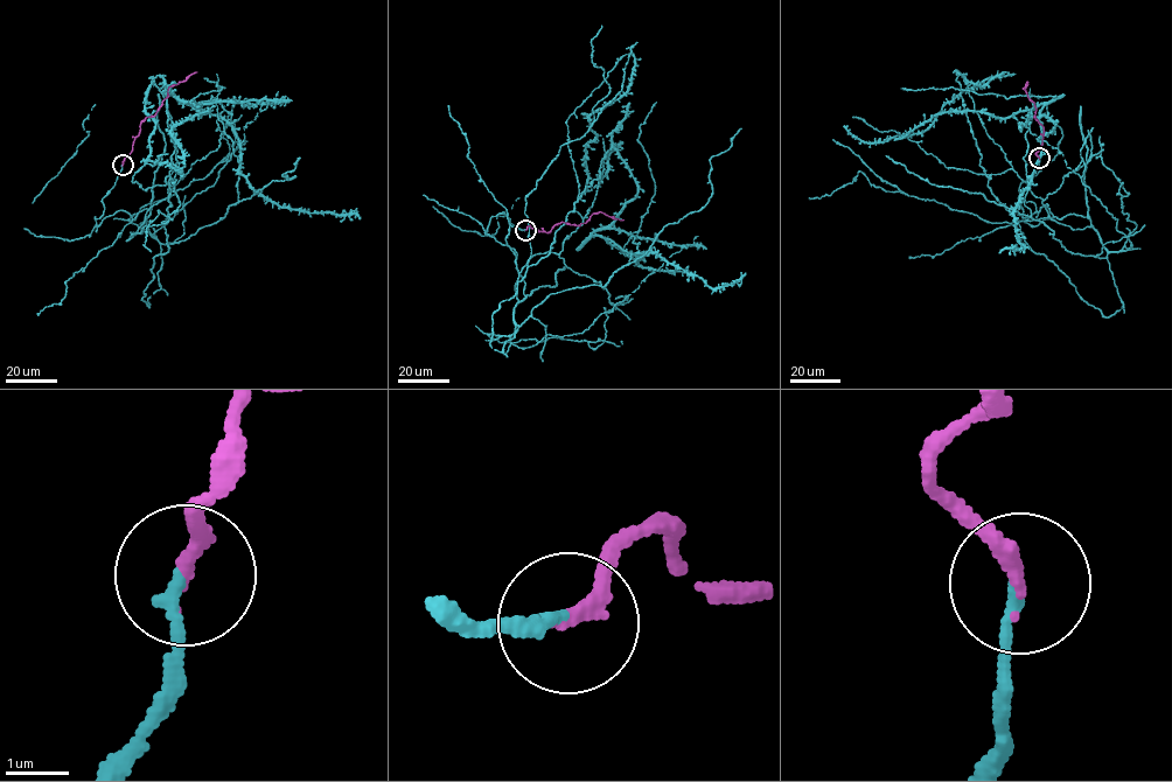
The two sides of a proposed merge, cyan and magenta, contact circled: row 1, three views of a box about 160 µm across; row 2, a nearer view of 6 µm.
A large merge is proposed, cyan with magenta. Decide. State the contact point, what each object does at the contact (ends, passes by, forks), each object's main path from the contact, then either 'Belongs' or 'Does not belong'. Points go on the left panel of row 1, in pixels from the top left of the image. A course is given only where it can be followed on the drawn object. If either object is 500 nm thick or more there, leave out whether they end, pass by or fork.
Place: (123, 165). At the ring cyan ends. At the ring magenta ends. Course of cyan: (123, 165), (97, 225), (150, 208), (140, 227), (169, 194), (158, 75), (148, 158), (181, 173), (165, 167). Course of magenta: (123, 165), (132, 151), (141, 121), (155, 114), (171, 86), (197, 72). Belongs

